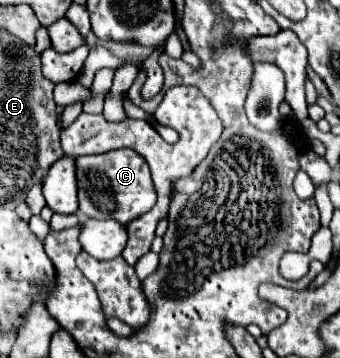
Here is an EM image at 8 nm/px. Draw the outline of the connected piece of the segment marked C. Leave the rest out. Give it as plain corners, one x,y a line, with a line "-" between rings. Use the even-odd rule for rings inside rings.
117,149
103,155
77,159
79,181
79,213
93,219
115,219
121,225
137,219
155,205
155,189
147,161
133,149

